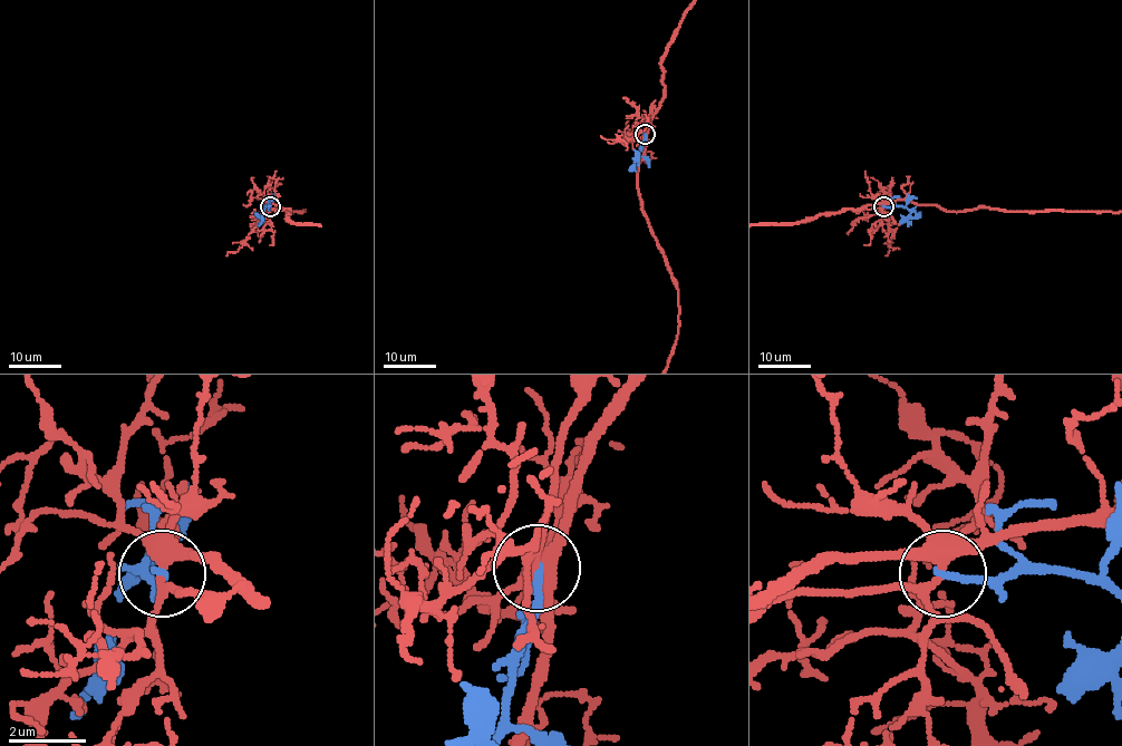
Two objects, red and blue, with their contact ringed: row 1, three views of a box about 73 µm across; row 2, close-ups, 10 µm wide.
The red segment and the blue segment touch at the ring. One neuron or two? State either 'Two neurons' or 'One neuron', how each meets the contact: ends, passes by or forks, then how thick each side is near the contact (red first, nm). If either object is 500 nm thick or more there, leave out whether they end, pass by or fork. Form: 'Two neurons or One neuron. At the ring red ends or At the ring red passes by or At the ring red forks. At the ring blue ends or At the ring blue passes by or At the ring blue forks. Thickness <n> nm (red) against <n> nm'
Two neurons. At the ring red forks. At the ring blue ends. Thickness 360 nm (red) against 200 nm

